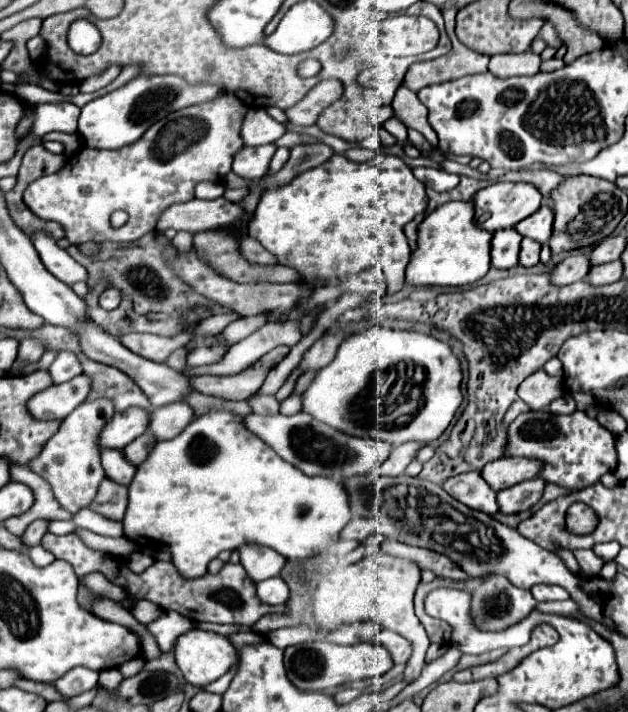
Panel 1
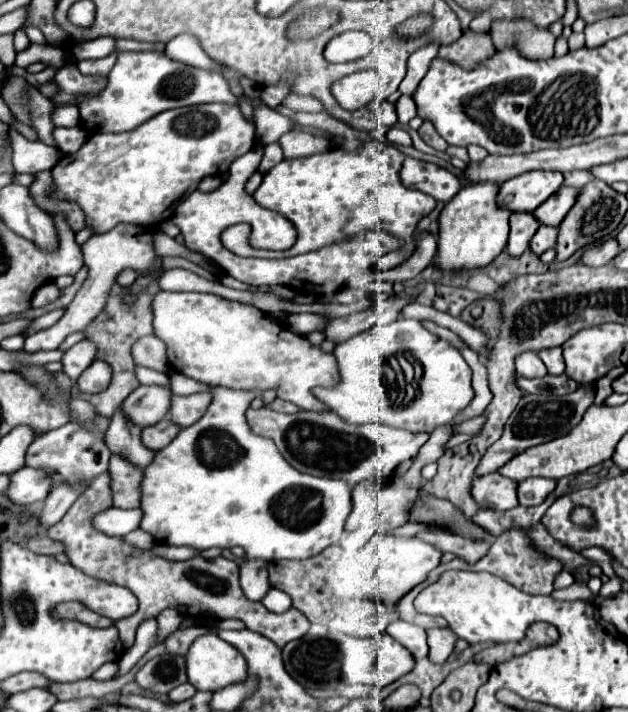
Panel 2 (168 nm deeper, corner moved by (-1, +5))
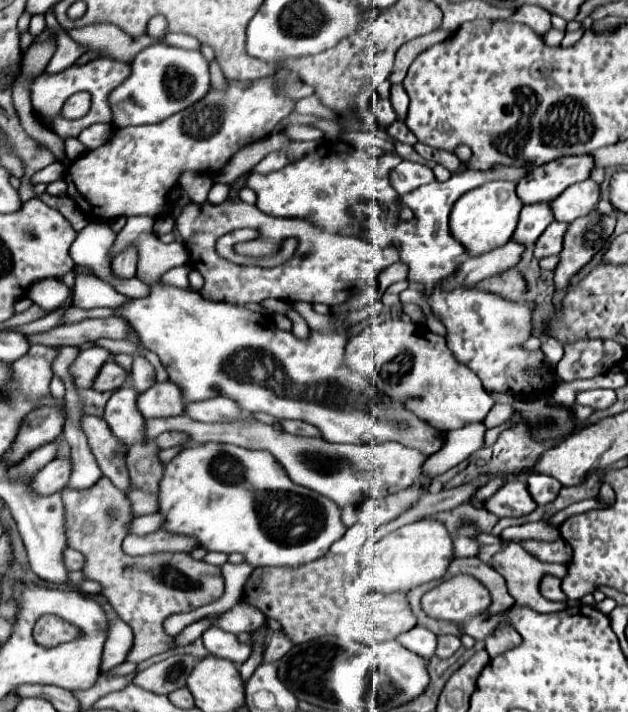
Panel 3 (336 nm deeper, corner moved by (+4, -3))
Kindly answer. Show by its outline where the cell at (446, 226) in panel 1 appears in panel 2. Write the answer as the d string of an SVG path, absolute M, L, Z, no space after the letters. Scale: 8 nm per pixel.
M484 182L460 188L460 192L442 208L438 216L438 252L432 266L458 272L488 266L506 246L508 240L508 218L510 210L496 204L498 184Z

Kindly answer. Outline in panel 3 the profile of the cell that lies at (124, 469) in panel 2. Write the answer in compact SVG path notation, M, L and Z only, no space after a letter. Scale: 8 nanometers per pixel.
M133 444L127 452L127 468L131 474L131 490L127 498L131 500L133 514L153 514L159 504L159 480L163 478L163 462L157 456L159 448L151 444Z

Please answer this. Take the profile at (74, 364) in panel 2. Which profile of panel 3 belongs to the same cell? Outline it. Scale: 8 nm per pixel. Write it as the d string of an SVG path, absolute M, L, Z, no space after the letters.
M89 346L89 348L81 350L79 358L71 366L71 376L77 384L77 388L91 388L101 366L109 358L111 358L111 352L107 352L105 348L99 348L99 346Z

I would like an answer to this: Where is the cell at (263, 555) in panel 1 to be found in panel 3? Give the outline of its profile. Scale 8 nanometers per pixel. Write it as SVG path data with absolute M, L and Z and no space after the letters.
M239 600L239 604L235 604L229 612L221 614L215 622L215 626L231 634L241 634L241 632L253 634L263 624L265 624L265 616L245 600Z

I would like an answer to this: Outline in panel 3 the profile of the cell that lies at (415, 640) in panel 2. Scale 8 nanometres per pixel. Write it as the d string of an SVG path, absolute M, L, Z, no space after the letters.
M417 626L405 634L401 634L397 638L405 648L409 648L411 652L419 654L419 656L425 656L425 658L431 658L435 656L435 648L437 648L437 636L423 628L423 626Z

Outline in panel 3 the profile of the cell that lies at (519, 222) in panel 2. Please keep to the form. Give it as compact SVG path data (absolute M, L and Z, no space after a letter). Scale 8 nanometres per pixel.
M549 204L523 206L521 216L519 216L519 226L515 230L515 240L531 246L551 222L553 222L553 212Z

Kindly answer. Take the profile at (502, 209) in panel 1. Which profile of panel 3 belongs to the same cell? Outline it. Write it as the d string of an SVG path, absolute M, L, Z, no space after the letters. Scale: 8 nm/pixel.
M563 156L551 160L543 166L531 168L531 172L519 182L517 196L523 204L551 202L571 184L583 182L589 178L595 166L593 156Z

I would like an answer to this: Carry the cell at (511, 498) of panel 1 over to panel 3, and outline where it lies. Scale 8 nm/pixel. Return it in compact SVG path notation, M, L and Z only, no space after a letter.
M529 474L527 478L527 484L529 484L529 492L533 496L533 500L541 506L541 504L547 504L547 502L553 502L561 490L561 484L553 478L553 476L547 476L547 474Z

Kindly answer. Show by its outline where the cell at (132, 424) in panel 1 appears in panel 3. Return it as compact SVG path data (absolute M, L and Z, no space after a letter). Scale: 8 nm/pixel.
M167 380L155 382L147 392L139 394L137 406L145 418L167 418L183 414L185 402L181 388L175 382Z

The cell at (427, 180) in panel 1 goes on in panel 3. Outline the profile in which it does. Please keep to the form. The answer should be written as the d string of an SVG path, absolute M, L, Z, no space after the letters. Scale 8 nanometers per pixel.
M403 160L397 168L393 168L389 178L391 178L391 186L397 190L399 196L435 180L429 166L407 162L407 160Z

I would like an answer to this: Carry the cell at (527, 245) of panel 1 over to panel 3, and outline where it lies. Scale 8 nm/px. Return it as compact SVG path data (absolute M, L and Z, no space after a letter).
M553 222L547 226L547 230L543 232L543 236L539 236L539 240L535 242L535 258L545 258L545 256L553 256L559 254L563 248L563 236L567 232L569 224L563 222Z

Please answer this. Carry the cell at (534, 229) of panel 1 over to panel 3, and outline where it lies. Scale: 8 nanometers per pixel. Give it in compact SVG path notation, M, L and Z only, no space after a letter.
M585 180L567 188L563 196L557 196L551 202L551 210L555 214L555 220L569 224L595 210L599 198L601 198L599 184L593 180Z

